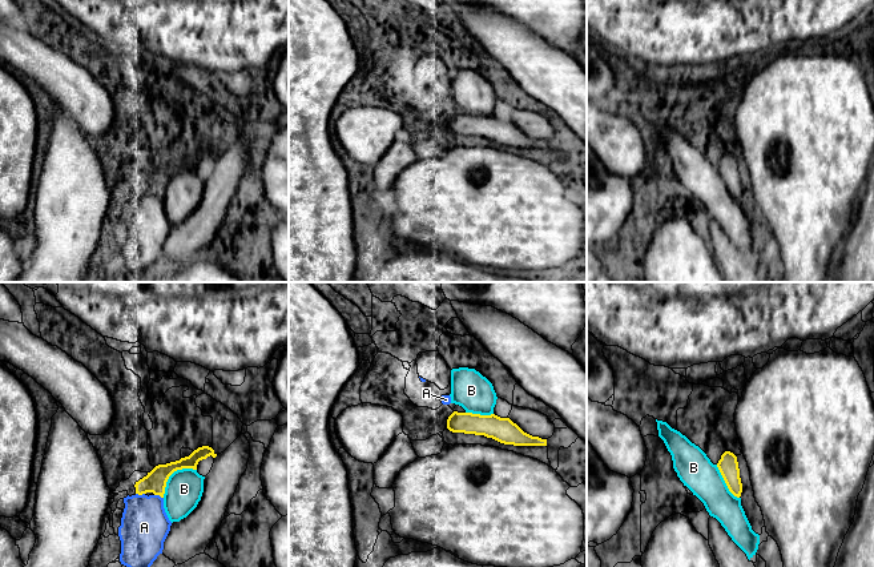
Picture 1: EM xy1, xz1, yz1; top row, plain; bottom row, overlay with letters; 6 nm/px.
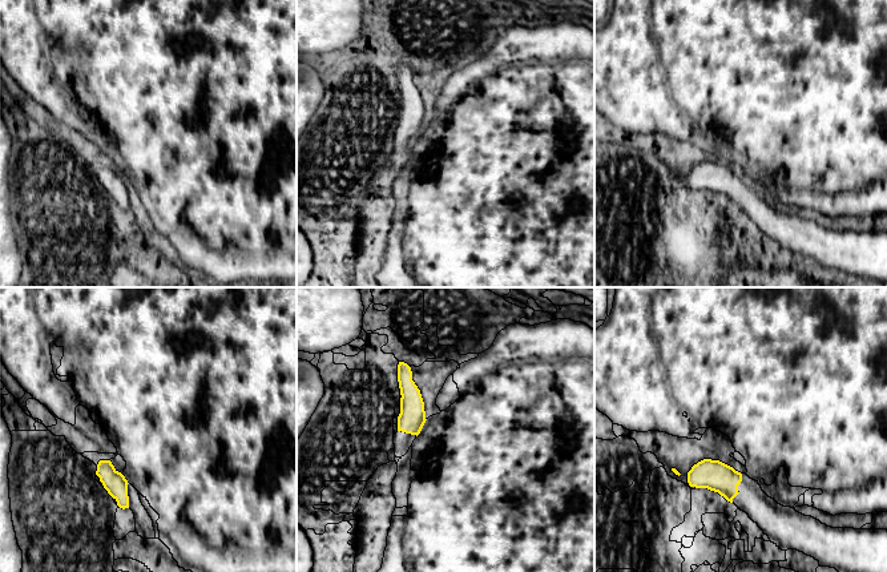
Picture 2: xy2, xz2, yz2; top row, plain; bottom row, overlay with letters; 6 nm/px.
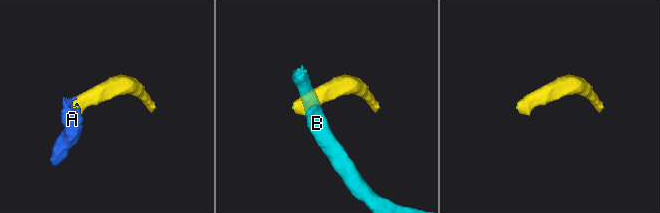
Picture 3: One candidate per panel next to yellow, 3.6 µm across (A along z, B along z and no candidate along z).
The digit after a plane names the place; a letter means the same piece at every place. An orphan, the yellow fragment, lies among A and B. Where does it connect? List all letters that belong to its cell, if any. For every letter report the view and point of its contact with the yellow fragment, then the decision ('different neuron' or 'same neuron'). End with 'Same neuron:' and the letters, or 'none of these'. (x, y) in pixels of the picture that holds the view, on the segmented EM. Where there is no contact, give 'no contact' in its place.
A: xy1 (140, 494) | different neuron
B: xy1 (172, 473) | different neuron
Same neuron: none of these

